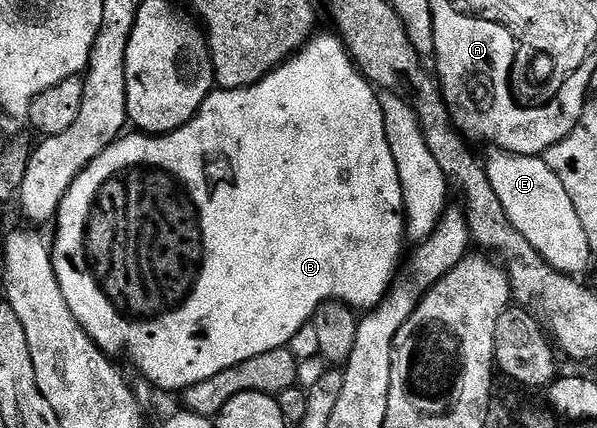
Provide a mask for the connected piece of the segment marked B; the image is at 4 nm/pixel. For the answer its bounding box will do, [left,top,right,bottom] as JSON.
[52,35,407,393]

